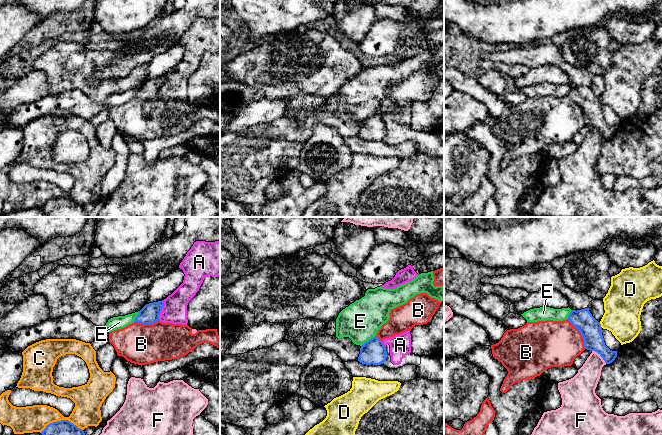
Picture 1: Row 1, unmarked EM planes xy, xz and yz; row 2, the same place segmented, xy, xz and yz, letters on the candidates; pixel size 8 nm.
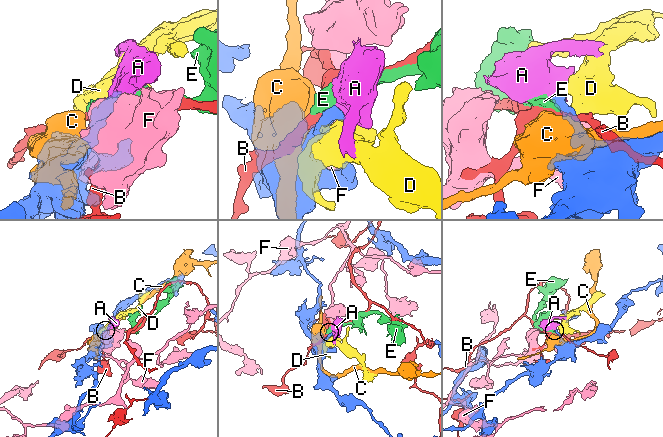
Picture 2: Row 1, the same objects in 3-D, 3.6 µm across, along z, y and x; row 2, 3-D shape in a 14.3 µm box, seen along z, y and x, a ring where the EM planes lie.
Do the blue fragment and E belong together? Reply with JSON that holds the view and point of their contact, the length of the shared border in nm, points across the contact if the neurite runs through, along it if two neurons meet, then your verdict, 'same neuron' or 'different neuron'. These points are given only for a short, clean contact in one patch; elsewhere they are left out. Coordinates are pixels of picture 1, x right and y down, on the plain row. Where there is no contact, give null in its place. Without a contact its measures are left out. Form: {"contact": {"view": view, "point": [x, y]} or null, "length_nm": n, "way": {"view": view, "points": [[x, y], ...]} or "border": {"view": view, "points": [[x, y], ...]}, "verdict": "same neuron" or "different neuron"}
{"contact": {"view": "xz", "point": [368, 116]}, "length_nm": 140, "border": {"view": "xz", "points": [[374, 112], [360, 121]]}, "verdict": "different neuron"}

